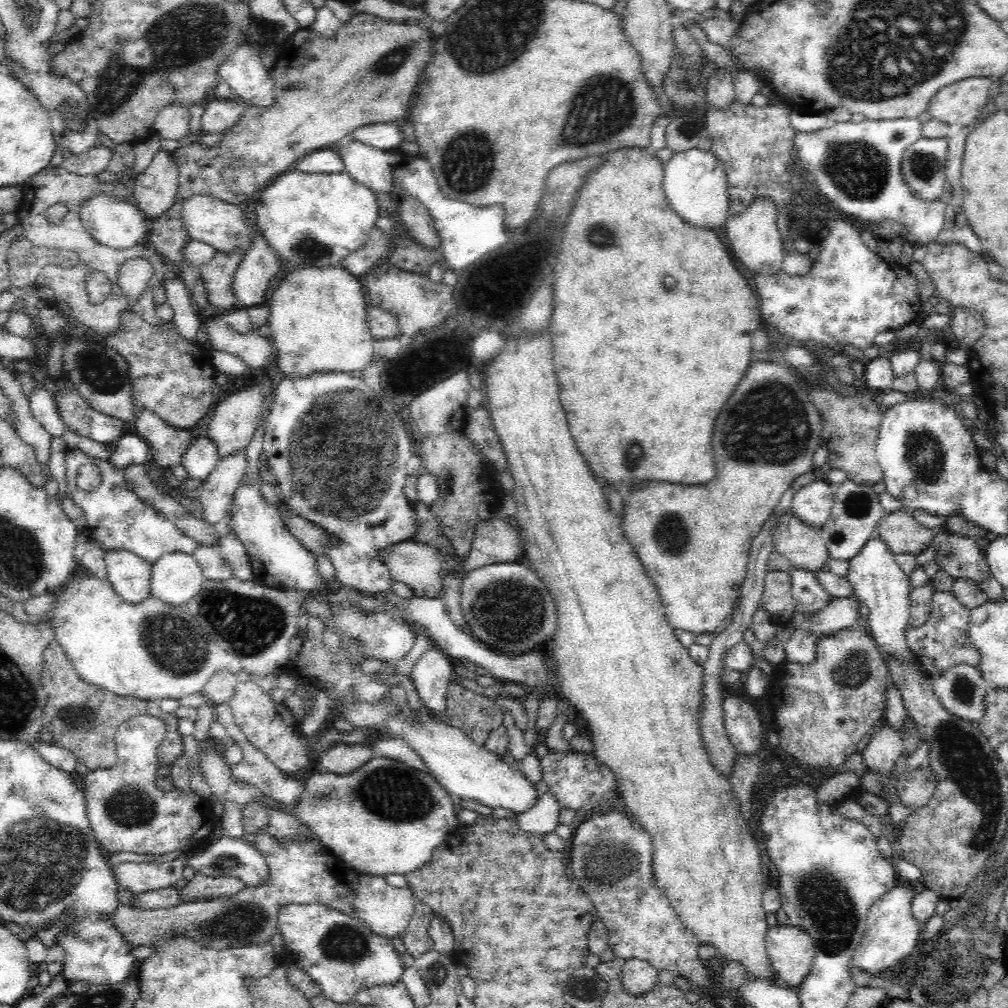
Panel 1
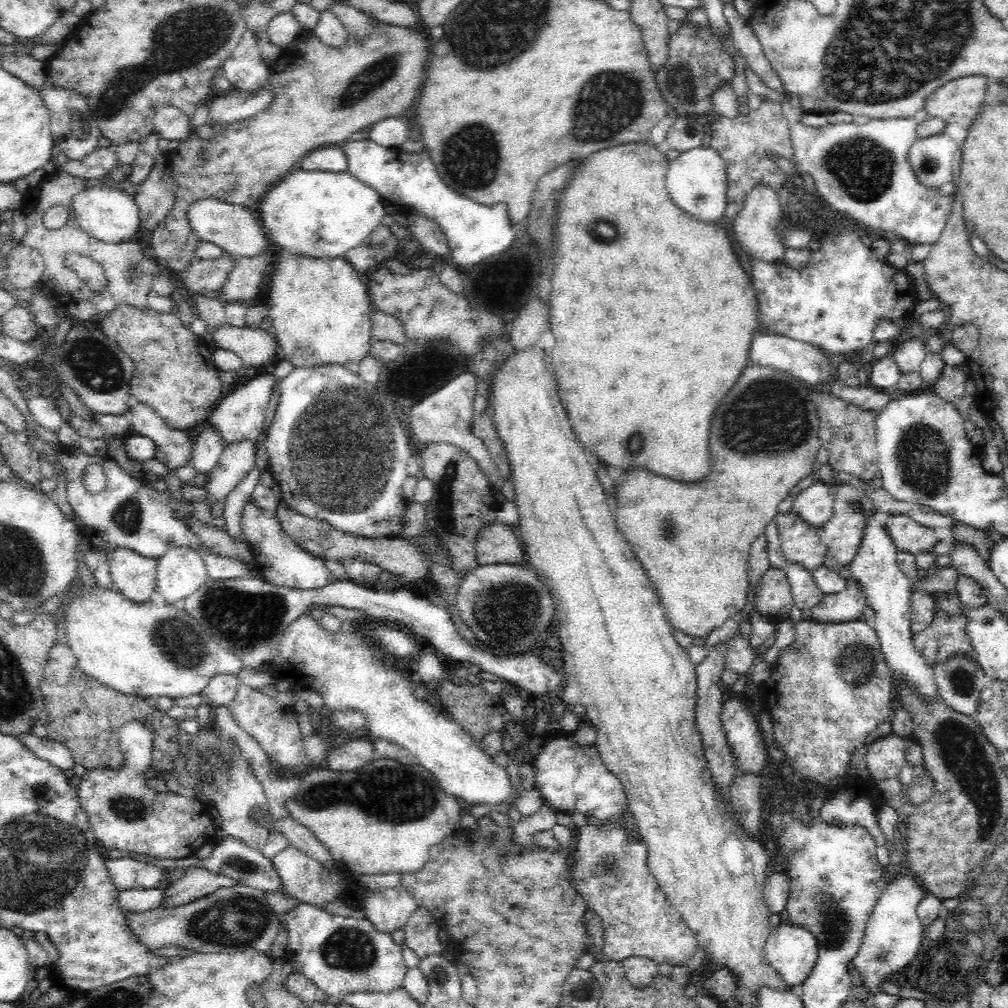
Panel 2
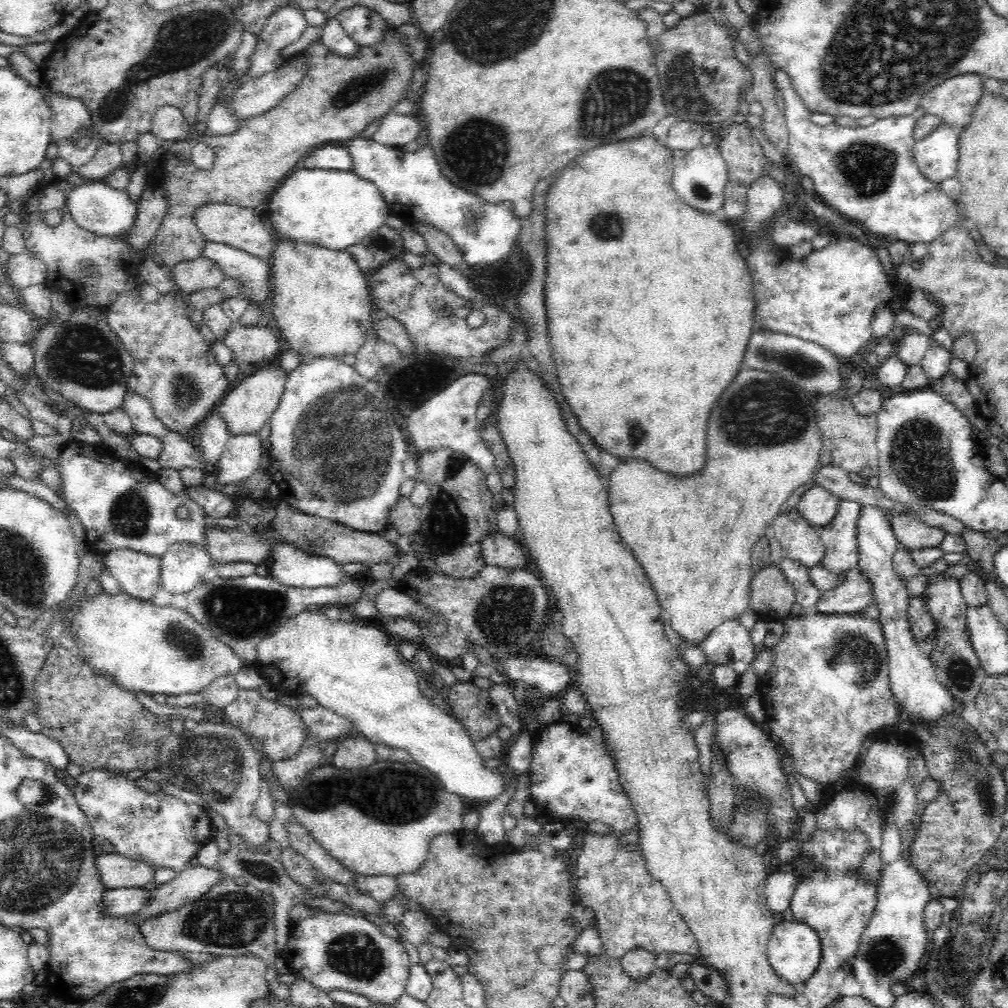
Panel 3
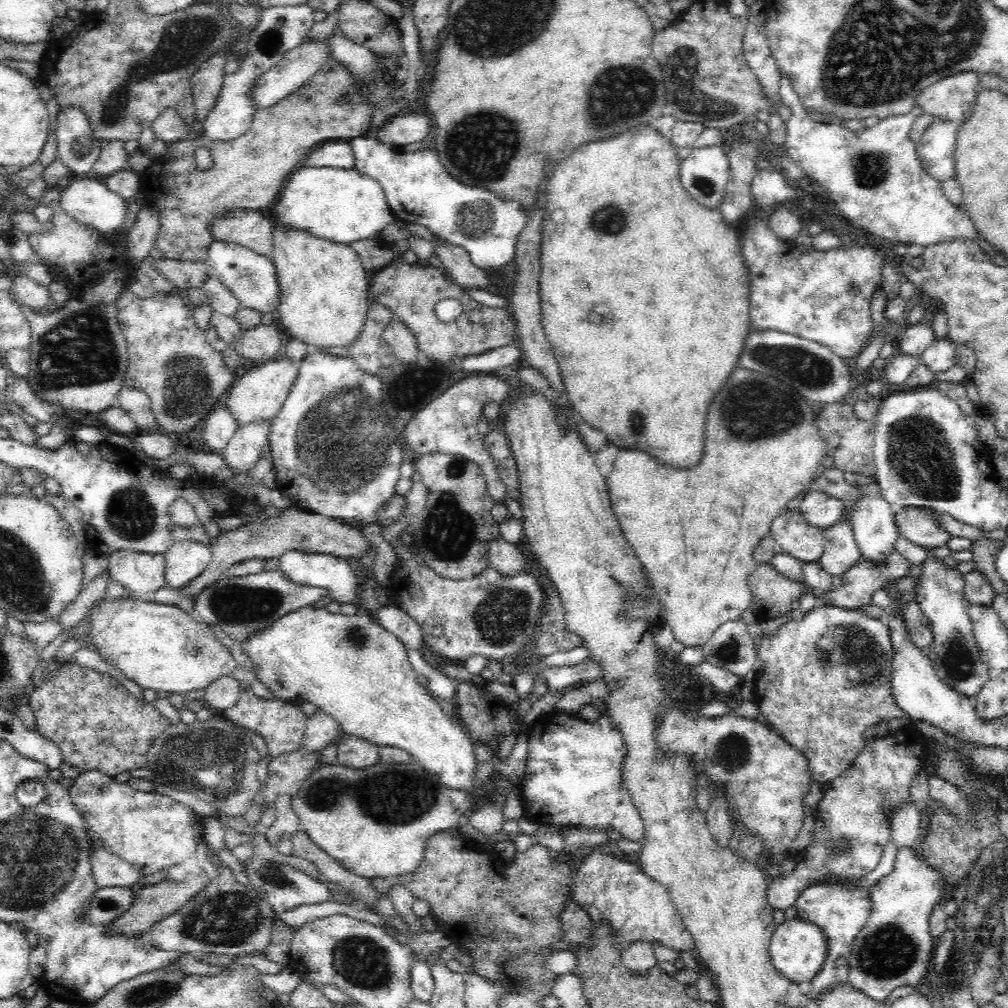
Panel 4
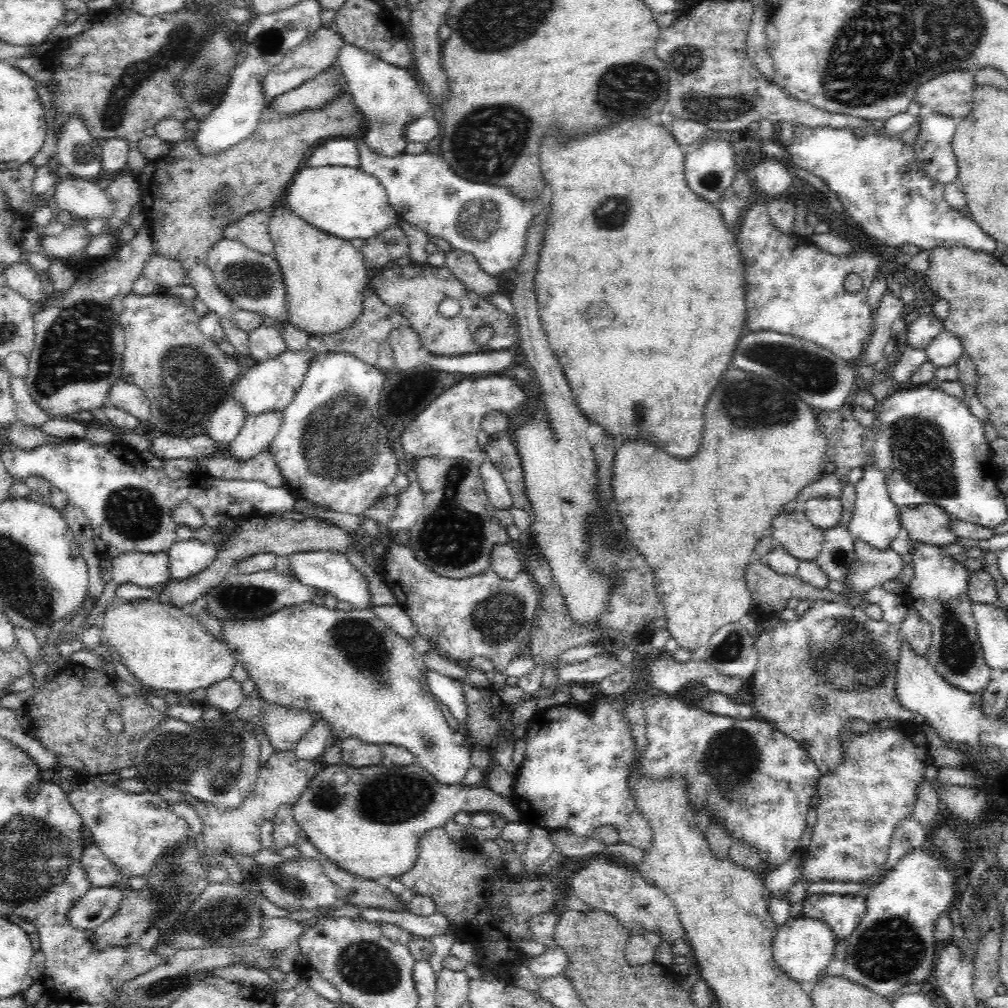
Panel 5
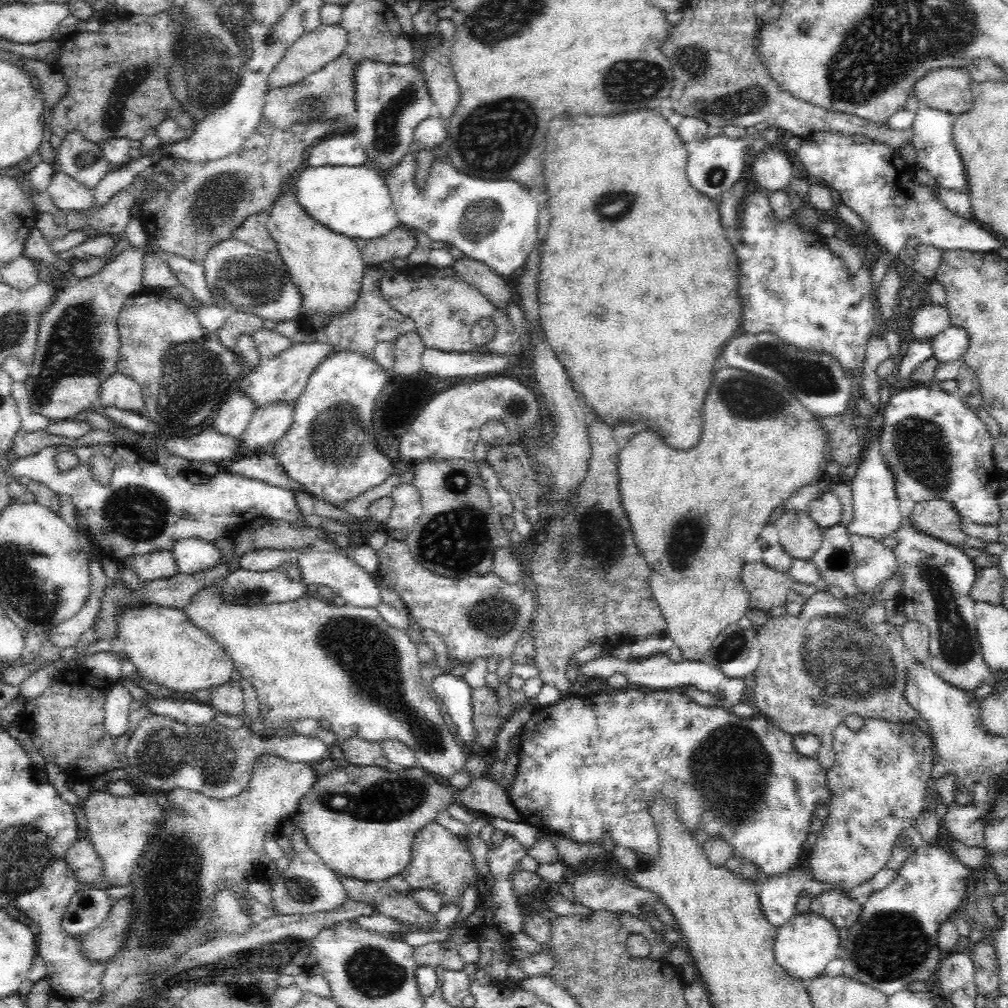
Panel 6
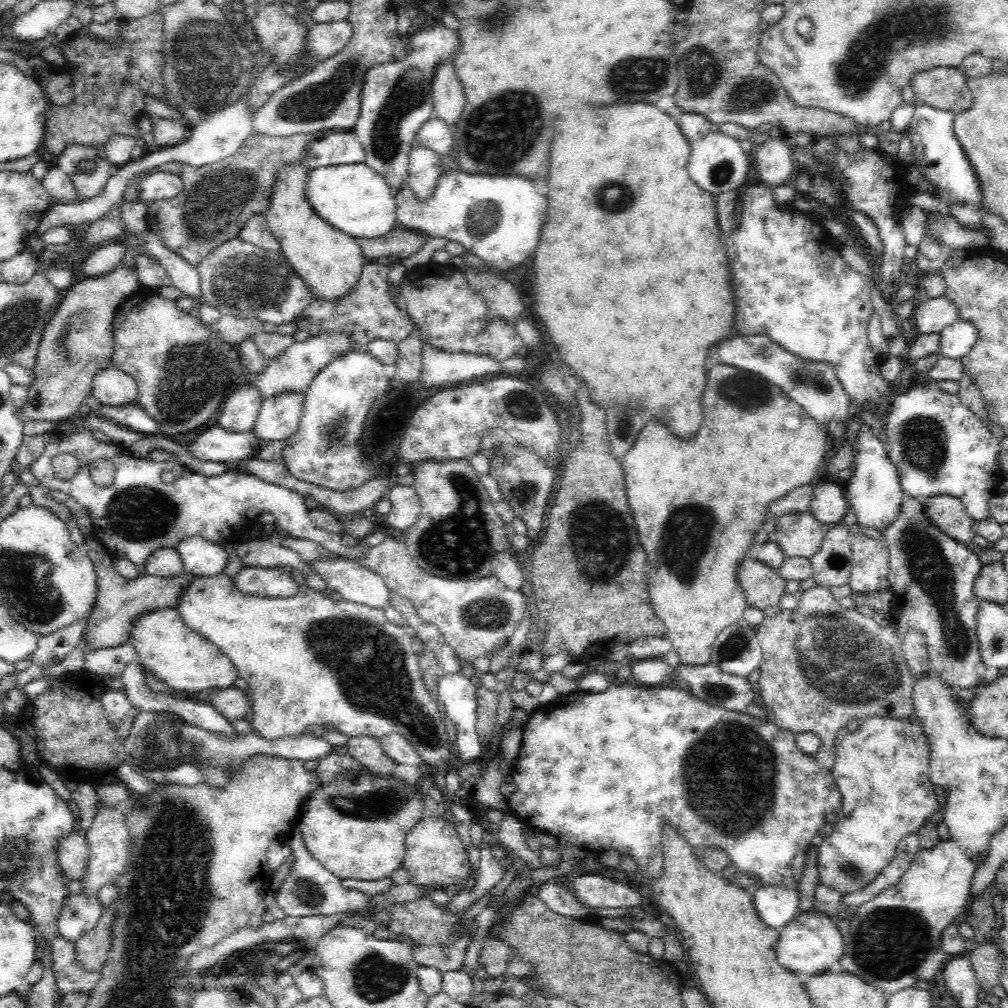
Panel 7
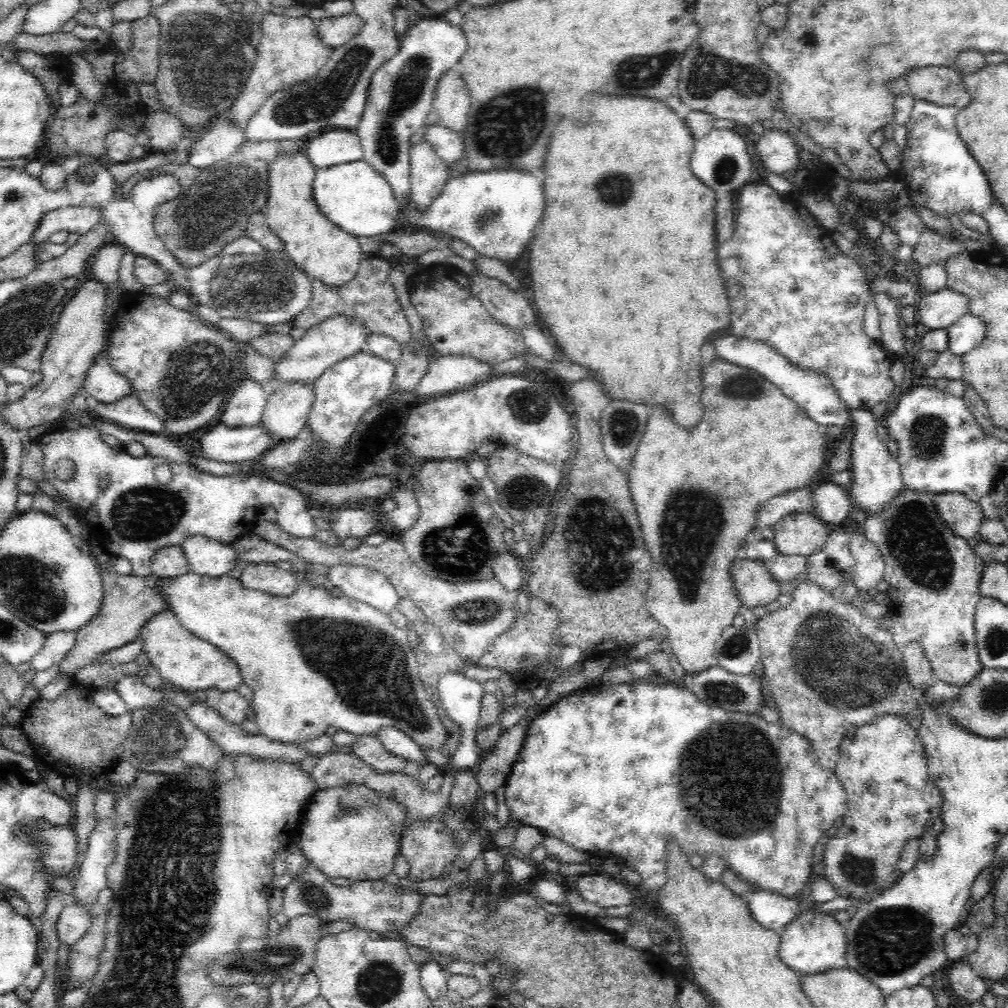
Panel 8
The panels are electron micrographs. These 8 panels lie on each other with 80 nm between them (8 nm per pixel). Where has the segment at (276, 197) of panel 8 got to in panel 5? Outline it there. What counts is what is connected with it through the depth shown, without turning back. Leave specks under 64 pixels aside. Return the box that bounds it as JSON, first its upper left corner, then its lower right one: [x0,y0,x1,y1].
[270,205,369,337]

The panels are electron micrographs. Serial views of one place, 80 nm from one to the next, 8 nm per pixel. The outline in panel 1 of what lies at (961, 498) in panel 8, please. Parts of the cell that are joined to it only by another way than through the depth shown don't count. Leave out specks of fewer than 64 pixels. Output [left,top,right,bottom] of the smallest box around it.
[876,511,934,555]

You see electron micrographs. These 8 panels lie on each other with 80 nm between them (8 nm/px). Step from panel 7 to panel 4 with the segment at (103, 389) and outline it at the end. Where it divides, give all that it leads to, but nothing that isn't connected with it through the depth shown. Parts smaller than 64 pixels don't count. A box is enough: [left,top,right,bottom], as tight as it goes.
[115,386,156,430]

